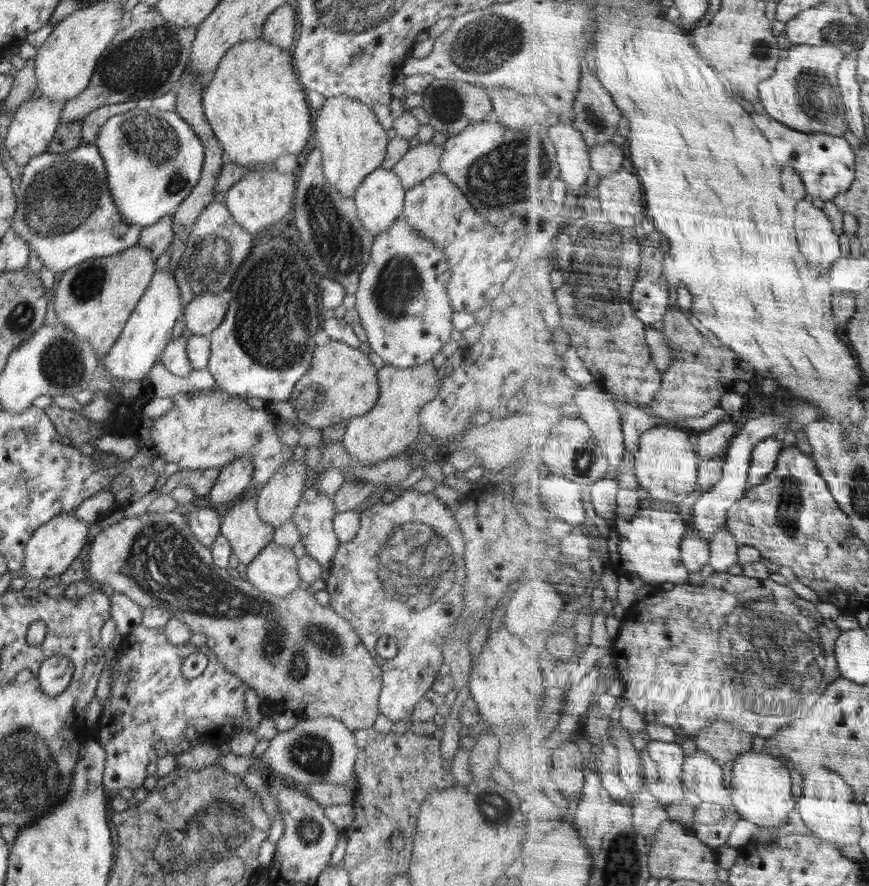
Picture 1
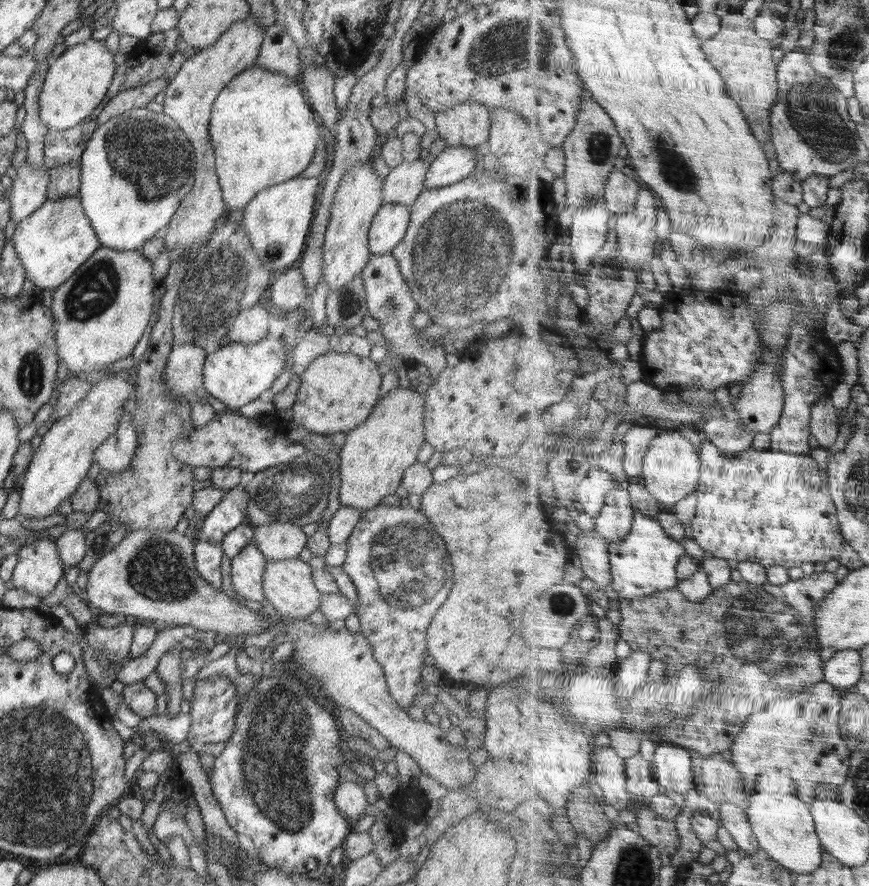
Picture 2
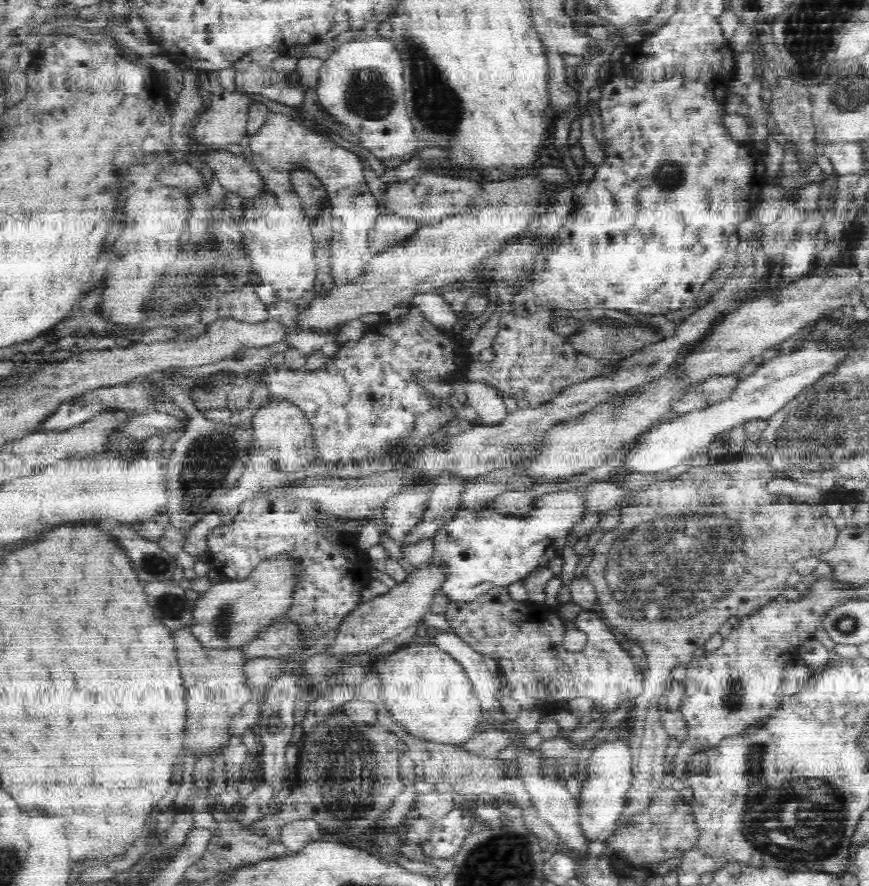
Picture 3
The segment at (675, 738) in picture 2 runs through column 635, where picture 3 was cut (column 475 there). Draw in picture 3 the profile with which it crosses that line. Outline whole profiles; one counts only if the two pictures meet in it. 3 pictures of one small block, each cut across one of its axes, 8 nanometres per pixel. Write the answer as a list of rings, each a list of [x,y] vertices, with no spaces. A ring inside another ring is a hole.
[[[505,587],[490,589],[476,600],[450,601],[446,613],[452,633],[470,648],[494,658],[497,666],[506,673],[512,683],[512,695],[521,708],[532,708],[535,700],[540,700],[542,706],[548,704],[548,710],[551,710],[561,700],[585,698],[596,712],[606,716],[620,706],[634,702],[644,689],[645,678],[633,657],[620,647],[610,628],[594,612],[578,612],[573,621],[574,628],[582,630],[588,639],[582,652],[568,652],[562,646],[566,625],[546,610],[546,605],[514,602]]]

